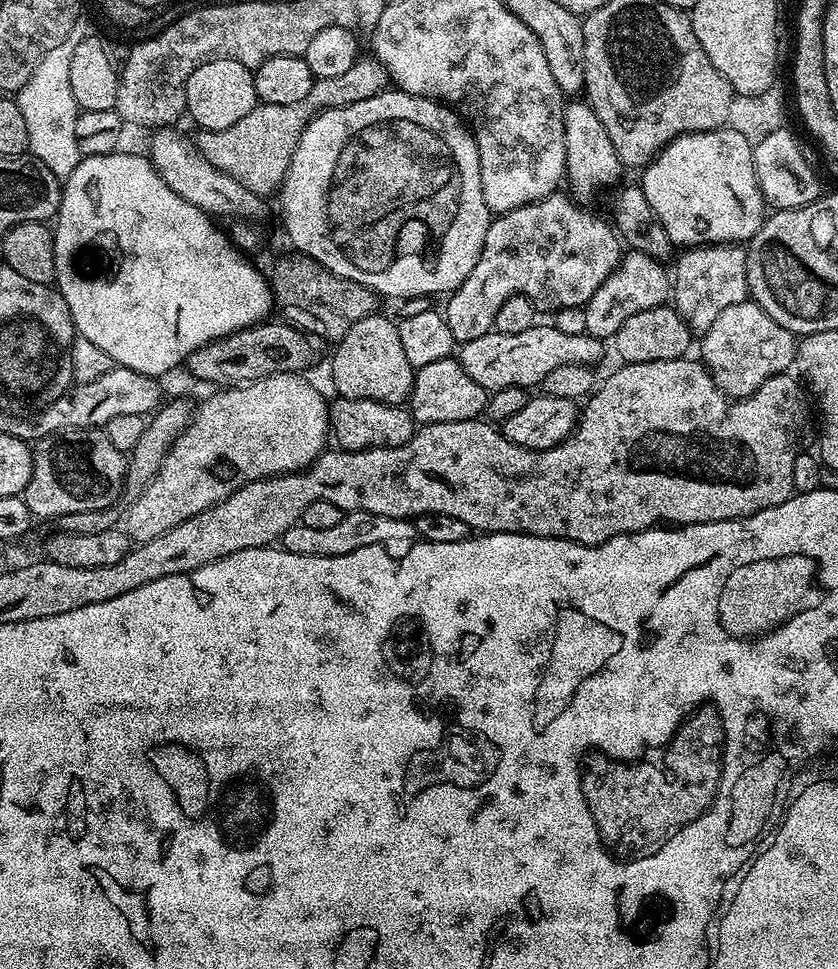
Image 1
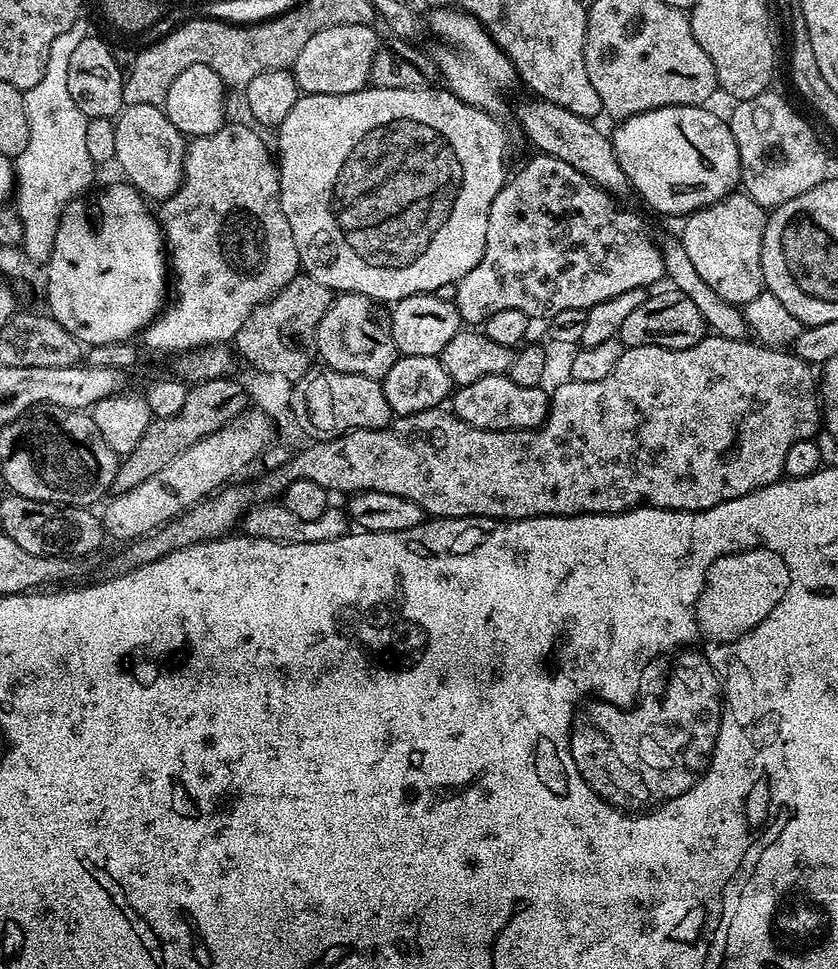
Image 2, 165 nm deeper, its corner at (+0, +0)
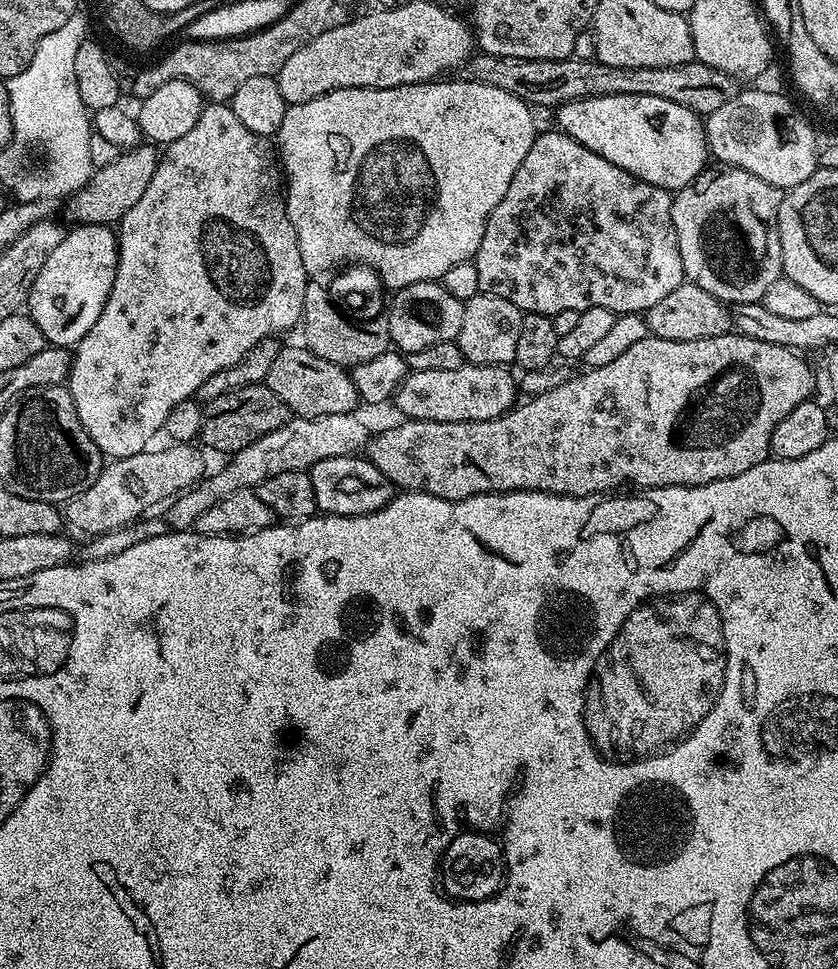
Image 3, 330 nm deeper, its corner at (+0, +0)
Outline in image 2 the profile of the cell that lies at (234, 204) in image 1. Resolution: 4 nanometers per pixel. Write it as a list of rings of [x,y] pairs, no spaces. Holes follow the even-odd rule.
[[[159,104],[127,105],[115,117],[114,123],[114,164],[124,171],[123,179],[149,201],[169,200],[184,180],[184,133],[176,129],[170,118],[166,118],[163,107]]]

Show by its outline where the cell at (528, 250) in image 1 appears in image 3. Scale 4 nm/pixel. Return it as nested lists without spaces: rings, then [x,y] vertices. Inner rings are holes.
[[[553,130],[553,132],[541,131],[536,141],[530,146],[530,154],[522,158],[522,166],[514,170],[514,178],[510,182],[506,194],[502,194],[502,202],[494,206],[490,218],[486,222],[486,230],[482,234],[482,242],[478,246],[474,263],[478,270],[478,286],[486,294],[494,294],[498,298],[506,298],[506,302],[514,302],[521,312],[537,312],[543,316],[555,316],[562,310],[576,310],[580,313],[587,308],[602,306],[606,310],[617,314],[634,312],[643,314],[650,306],[655,306],[666,294],[678,290],[680,284],[685,283],[686,277],[682,266],[682,254],[678,250],[676,231],[672,221],[672,197],[673,193],[664,188],[650,186],[650,182],[642,182],[634,178],[626,170],[614,166],[614,162],[606,162],[602,154],[594,154],[582,142],[570,138],[565,132]]]

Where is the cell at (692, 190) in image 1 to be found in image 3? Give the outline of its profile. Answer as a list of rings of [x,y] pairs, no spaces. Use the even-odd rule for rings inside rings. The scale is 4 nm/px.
[[[606,94],[566,102],[555,109],[554,115],[560,123],[557,124],[559,131],[582,142],[582,146],[594,150],[594,154],[602,154],[606,162],[614,162],[614,166],[626,170],[634,178],[673,194],[698,179],[710,160],[704,120],[700,113],[686,110],[686,106],[678,106],[678,102],[666,102],[666,98],[650,98],[650,94]]]

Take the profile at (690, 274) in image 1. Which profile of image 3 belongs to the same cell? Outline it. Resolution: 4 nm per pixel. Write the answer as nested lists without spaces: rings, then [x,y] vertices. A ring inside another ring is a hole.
[[[729,164],[712,167],[705,167],[698,179],[672,197],[672,221],[684,274],[691,283],[702,286],[702,290],[714,294],[729,306],[755,304],[763,301],[766,290],[770,290],[771,284],[782,275],[782,246],[776,219],[784,192],[770,186],[770,182],[762,182],[762,178],[750,174],[750,170]]]

